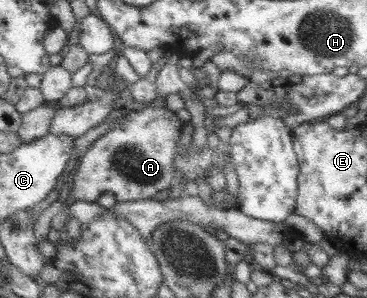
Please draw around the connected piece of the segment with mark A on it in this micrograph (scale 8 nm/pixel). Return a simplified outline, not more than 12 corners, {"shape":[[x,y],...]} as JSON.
{"shape":[[123,113],[77,160],[75,200],[147,200],[174,184],[185,117]]}

